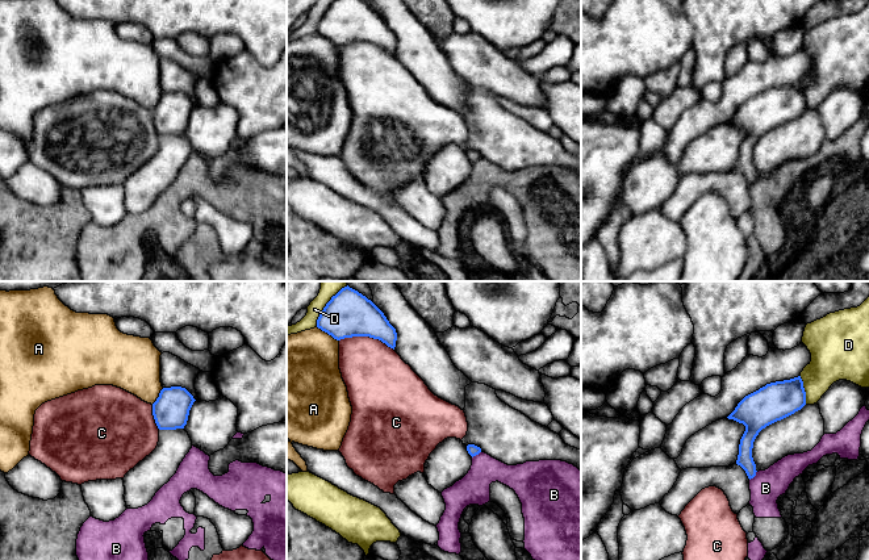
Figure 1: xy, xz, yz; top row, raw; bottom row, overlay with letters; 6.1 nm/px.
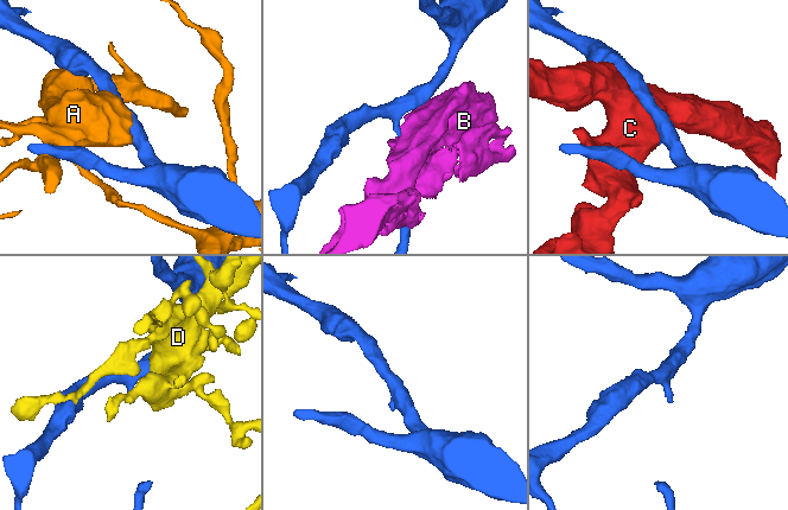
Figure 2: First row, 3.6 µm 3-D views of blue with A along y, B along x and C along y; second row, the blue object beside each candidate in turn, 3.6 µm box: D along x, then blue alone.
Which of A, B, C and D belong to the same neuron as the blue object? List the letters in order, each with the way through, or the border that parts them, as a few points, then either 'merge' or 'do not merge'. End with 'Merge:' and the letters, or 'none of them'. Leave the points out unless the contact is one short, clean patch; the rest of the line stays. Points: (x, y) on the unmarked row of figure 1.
A: do not merge
B: border along yz (756, 176), (750, 186); do not merge
C: do not merge
D: do not merge
Merge: none of them

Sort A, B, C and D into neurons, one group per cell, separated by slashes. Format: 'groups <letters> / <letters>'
groups A / B / C / D

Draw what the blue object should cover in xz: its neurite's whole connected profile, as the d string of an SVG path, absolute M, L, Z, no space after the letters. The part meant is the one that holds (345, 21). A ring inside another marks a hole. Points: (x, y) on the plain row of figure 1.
M363 0L333 1L321 17L317 33L337 46L369 42L393 55L396 53L396 34L384 18Z

